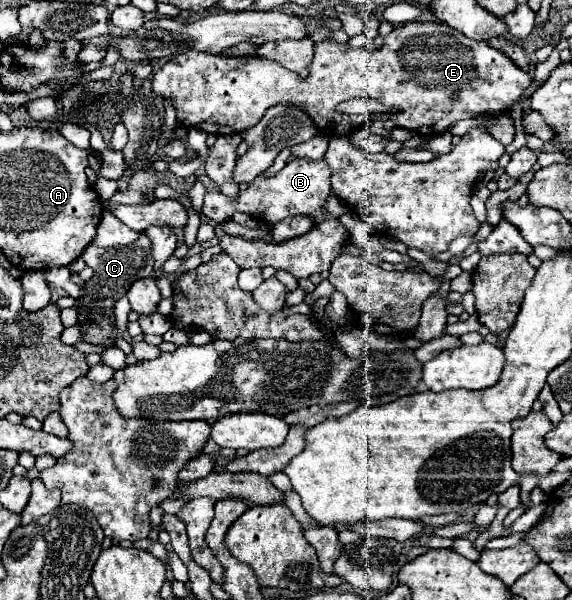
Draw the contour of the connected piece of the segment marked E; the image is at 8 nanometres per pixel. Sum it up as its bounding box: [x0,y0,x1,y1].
[152,23,532,135]

